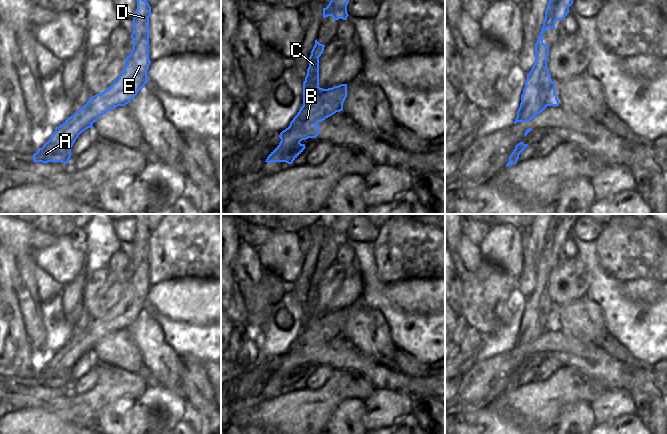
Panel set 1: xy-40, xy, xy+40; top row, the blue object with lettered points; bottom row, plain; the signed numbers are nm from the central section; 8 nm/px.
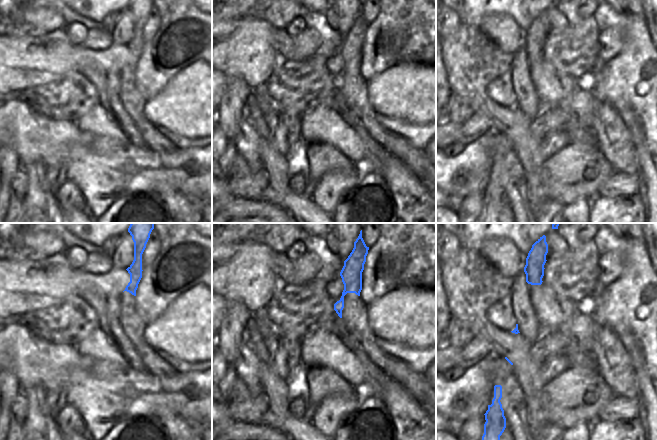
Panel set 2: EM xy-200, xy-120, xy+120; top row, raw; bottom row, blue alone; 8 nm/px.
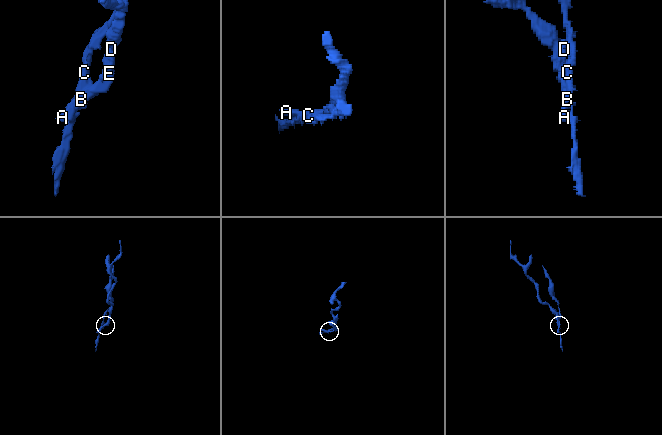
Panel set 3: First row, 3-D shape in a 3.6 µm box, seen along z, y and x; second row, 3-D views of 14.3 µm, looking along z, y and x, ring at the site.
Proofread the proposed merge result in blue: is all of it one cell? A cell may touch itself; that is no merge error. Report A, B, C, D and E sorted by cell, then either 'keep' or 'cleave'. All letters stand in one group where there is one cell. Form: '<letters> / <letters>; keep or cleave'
A B D E / C; cleave

